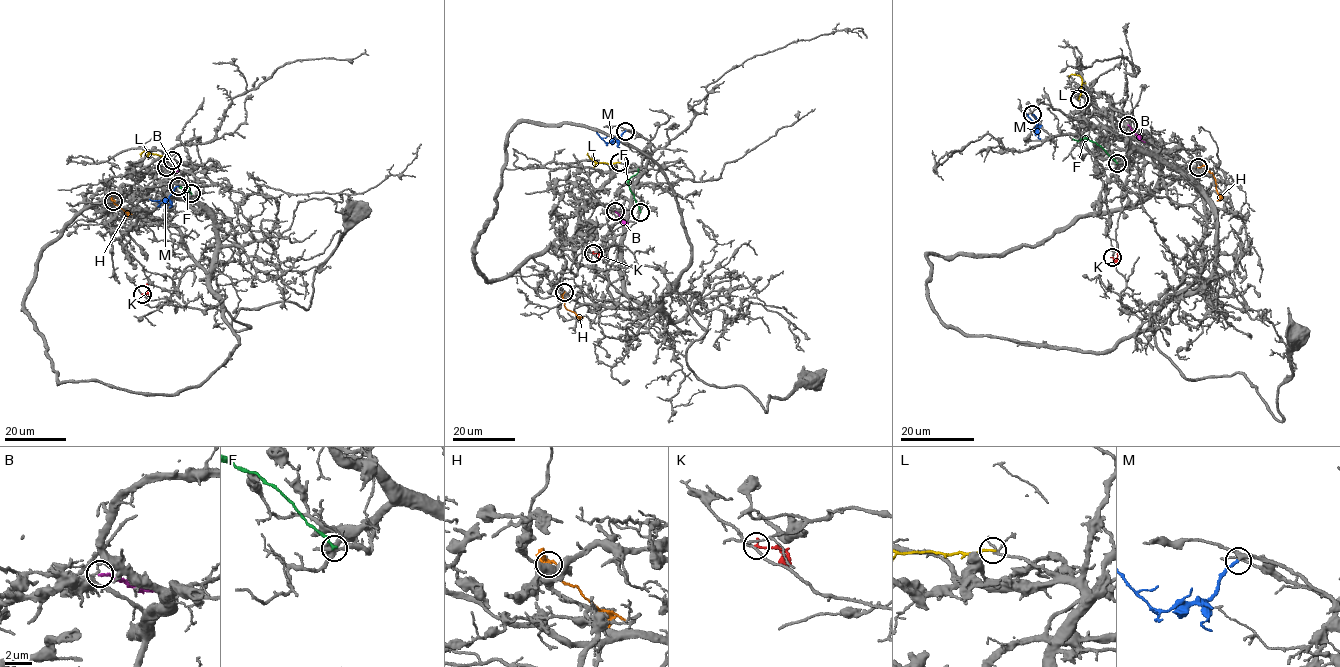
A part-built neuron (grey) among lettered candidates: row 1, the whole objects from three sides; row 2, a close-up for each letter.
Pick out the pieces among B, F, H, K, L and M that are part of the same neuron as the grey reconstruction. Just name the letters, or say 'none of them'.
M

